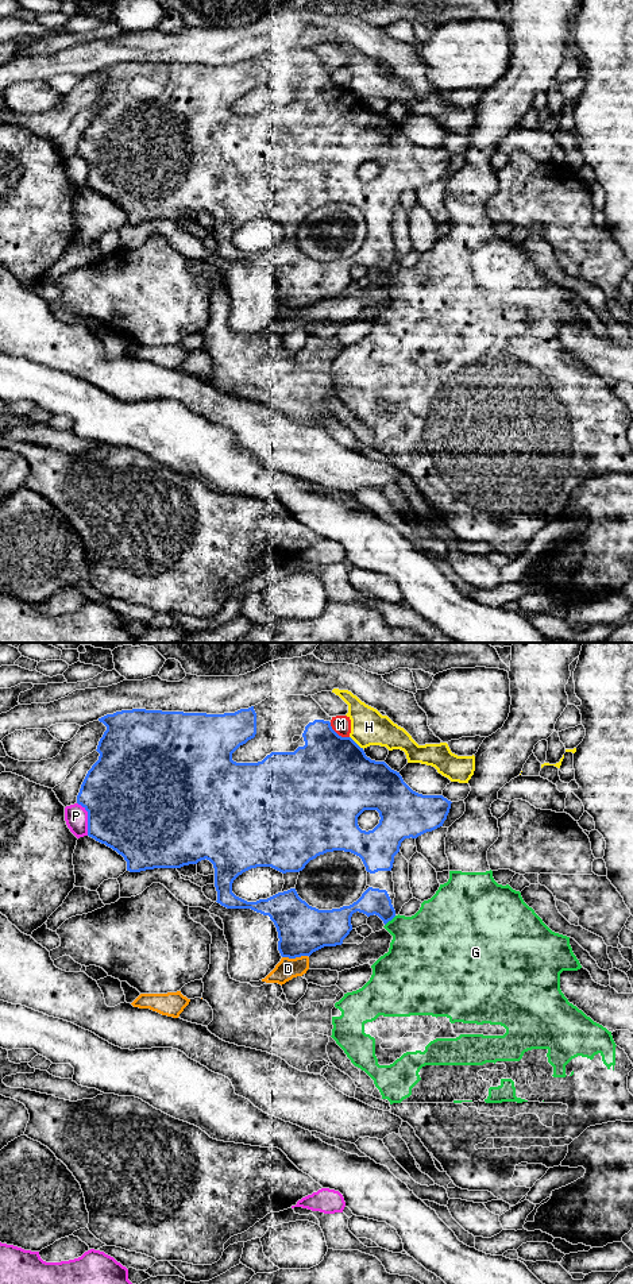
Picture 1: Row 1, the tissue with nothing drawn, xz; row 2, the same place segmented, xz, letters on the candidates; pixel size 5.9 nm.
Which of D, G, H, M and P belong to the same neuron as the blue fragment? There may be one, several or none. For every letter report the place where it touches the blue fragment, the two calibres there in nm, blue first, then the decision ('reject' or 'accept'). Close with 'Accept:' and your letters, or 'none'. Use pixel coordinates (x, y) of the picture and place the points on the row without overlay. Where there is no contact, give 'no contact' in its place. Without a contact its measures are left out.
D: xz (294, 309) | 300/130 nm | reject
G: xz (390, 272) | 160/380 nm | reject
H: xz (355, 95) | 480/220 nm | reject
M: xz (336, 85) | 460/110 nm | reject
P: xz (88, 170) | 500/140 nm | reject
Accept: none

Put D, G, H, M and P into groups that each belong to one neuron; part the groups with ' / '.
D / G / H / M / P

